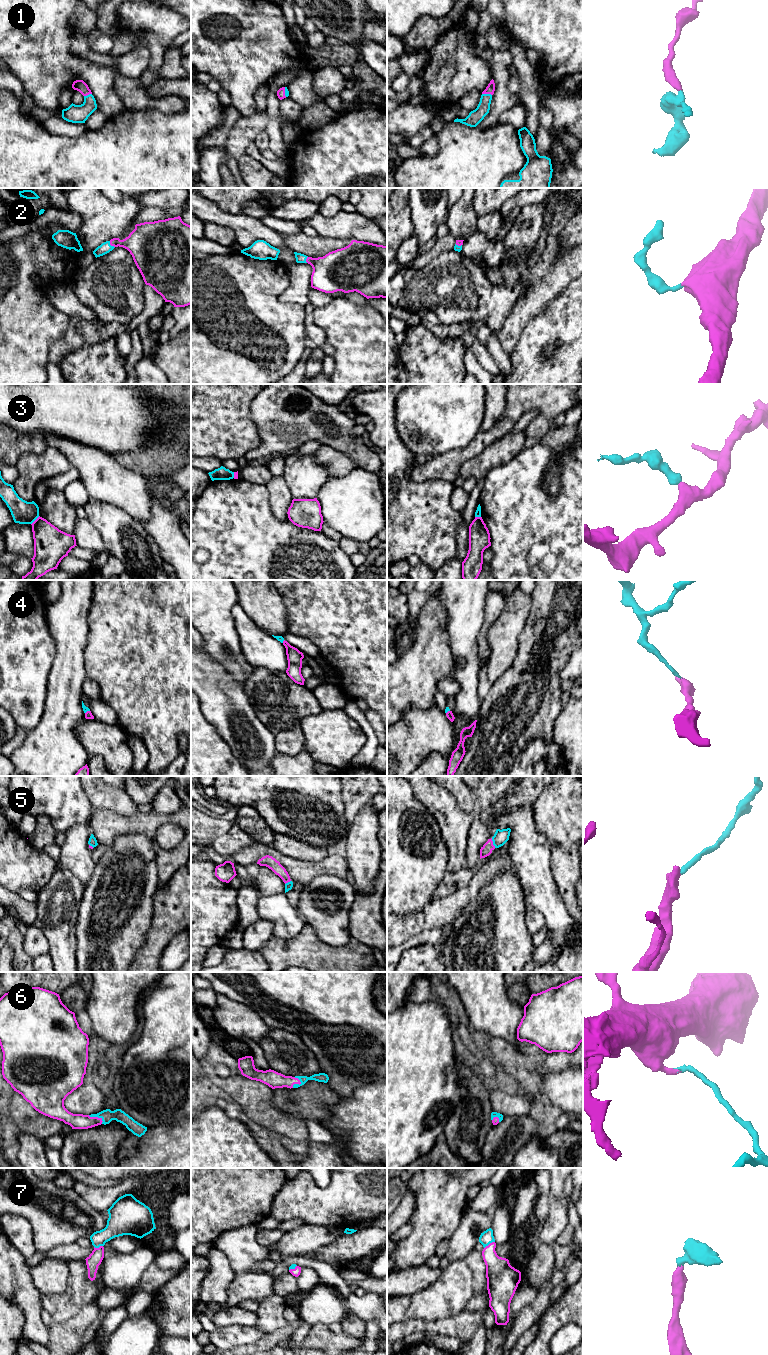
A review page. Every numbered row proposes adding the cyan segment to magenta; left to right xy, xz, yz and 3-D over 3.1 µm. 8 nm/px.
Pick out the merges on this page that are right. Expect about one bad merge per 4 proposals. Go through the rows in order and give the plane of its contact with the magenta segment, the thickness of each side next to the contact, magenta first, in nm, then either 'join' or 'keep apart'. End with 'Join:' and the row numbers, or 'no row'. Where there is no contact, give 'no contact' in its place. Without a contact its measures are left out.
1: contact in yz; calibres 70 and 110 nm; join
2: contact in xy; calibres 260 and 90 nm; join
3: contact in xy; calibres 280 and 190 nm; keep apart
4: contact in xy; calibres 60 and 50 nm; join
5: contact in yz; calibres 90 and 120 nm; join
6: contact in xy; calibres 130 and 100 nm; join
7: contact in yz; calibres 220 and 100 nm; join
Join: 1, 2, 4, 5, 6, 7

